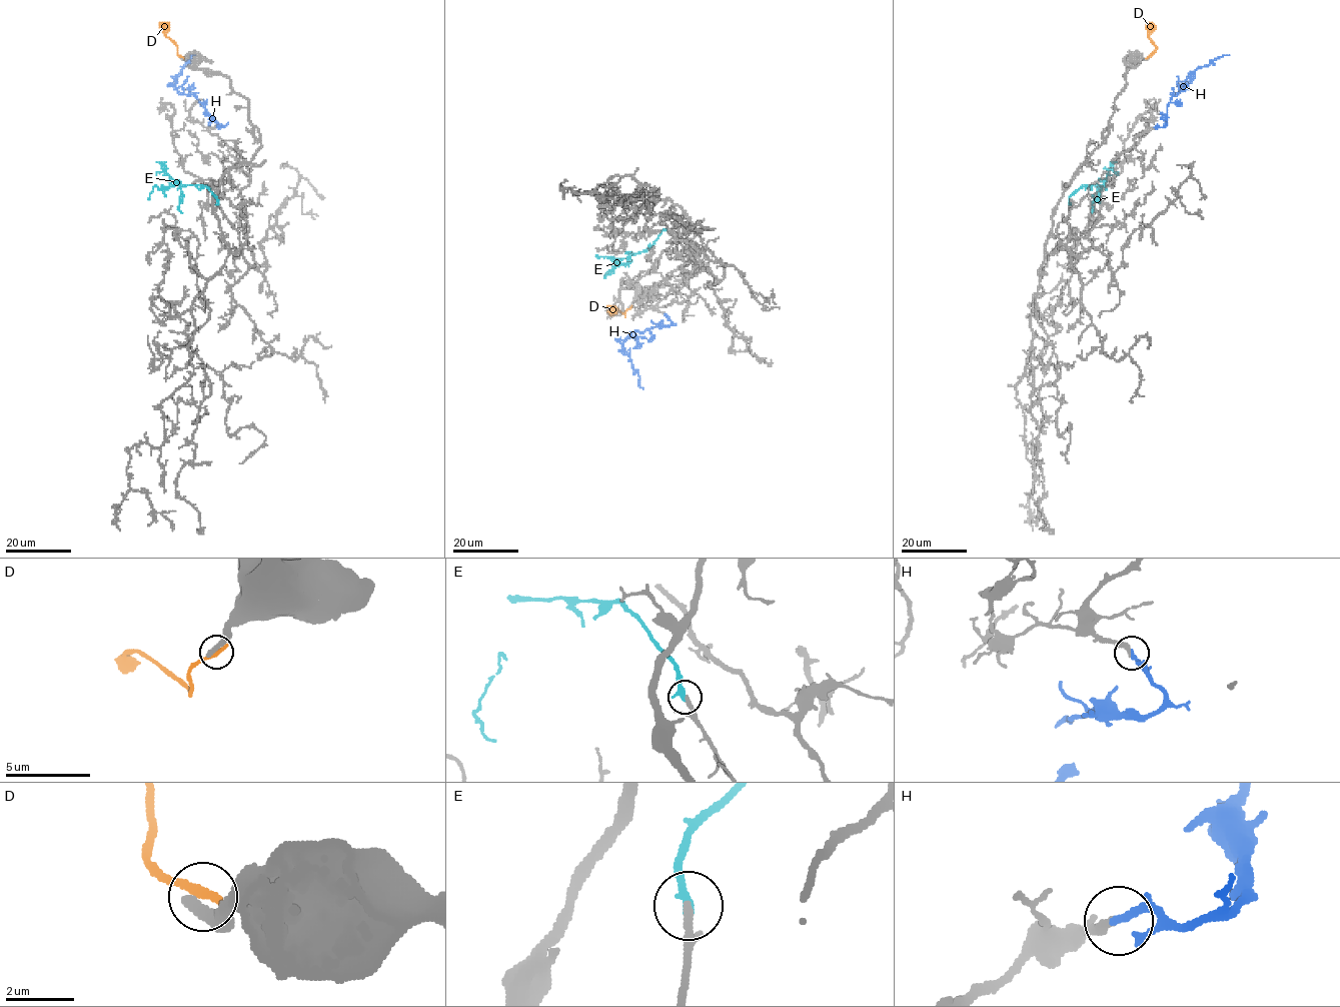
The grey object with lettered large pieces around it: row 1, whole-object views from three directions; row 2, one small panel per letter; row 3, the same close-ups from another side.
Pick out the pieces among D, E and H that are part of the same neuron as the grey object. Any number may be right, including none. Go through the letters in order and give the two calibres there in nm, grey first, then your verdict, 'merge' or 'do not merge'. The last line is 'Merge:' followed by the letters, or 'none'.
D: 400/320 nm | do not merge
E: 240/280 nm | merge
H: 320/240 nm | merge
Merge: E, H

